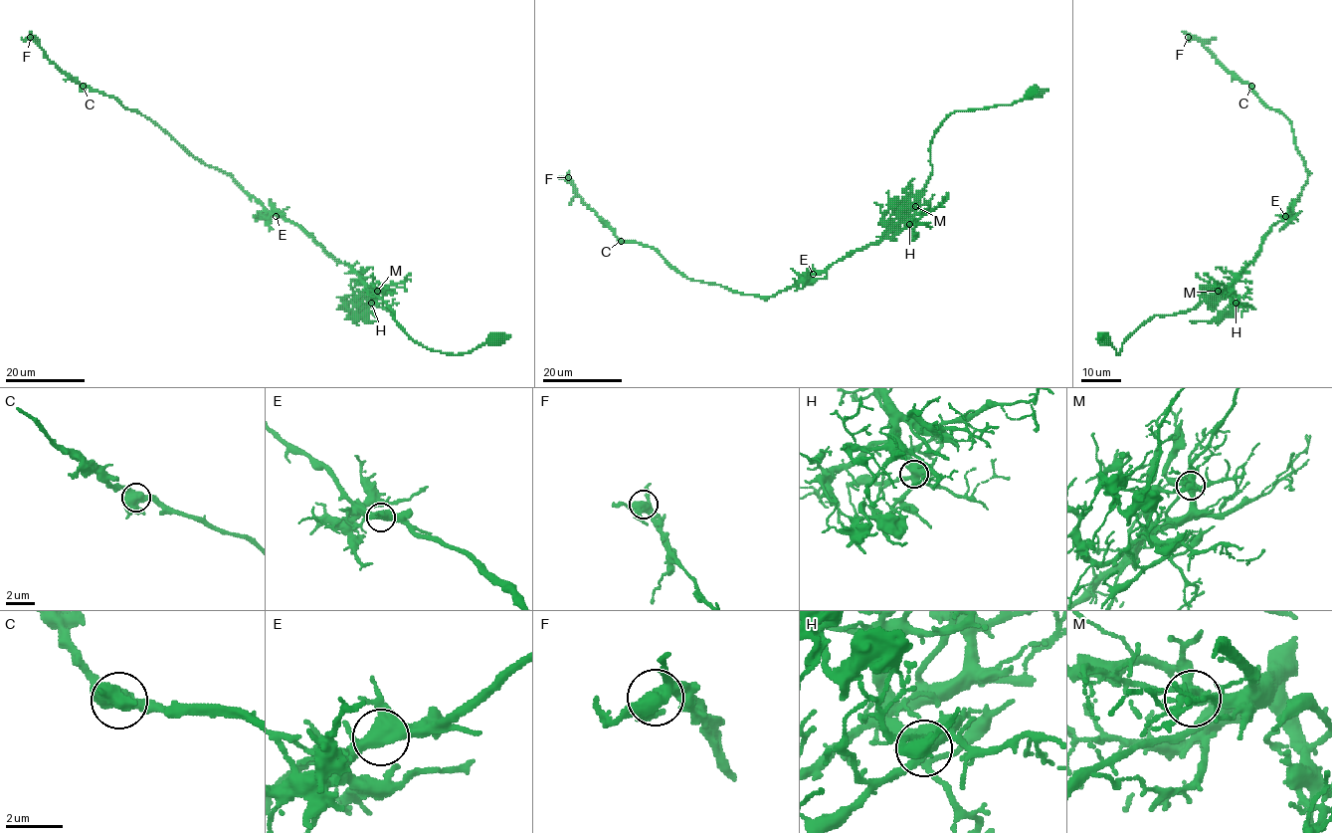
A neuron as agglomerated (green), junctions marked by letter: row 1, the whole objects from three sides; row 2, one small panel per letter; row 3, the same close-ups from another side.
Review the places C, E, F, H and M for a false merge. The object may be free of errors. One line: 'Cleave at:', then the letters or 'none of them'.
Cleave at: none of them

